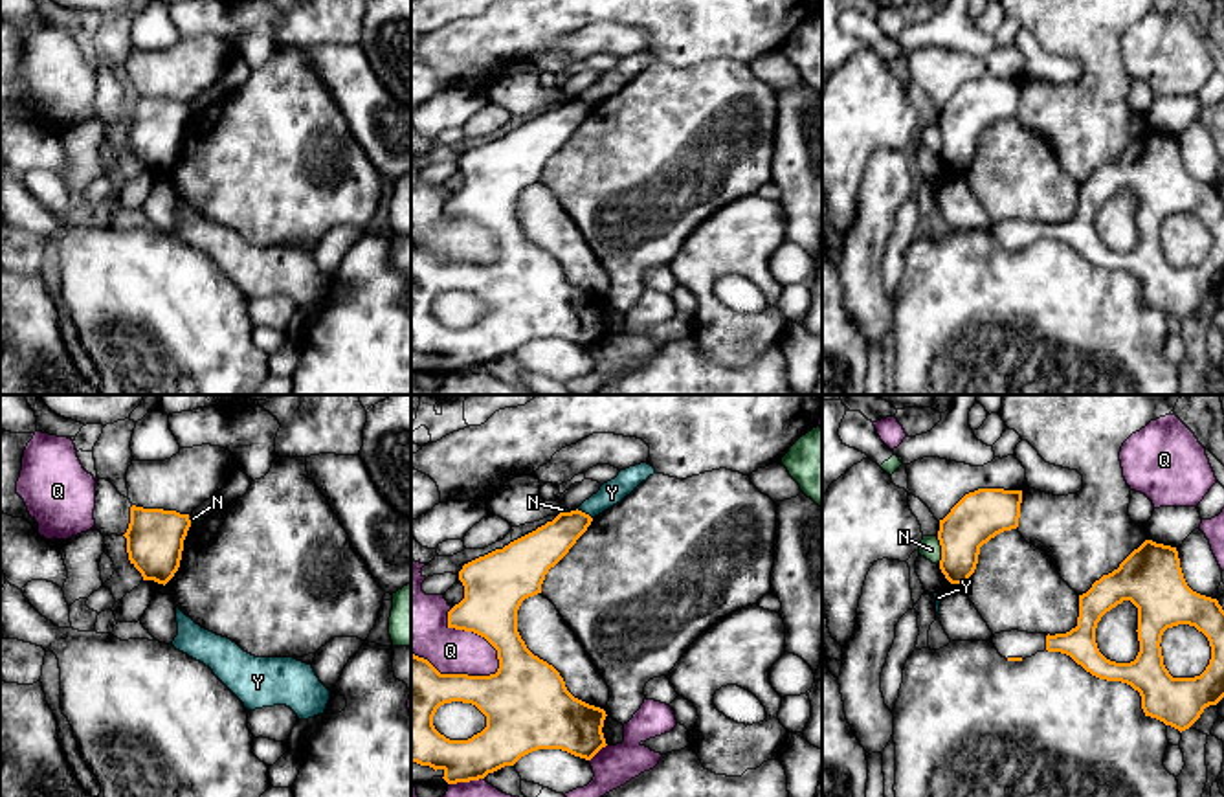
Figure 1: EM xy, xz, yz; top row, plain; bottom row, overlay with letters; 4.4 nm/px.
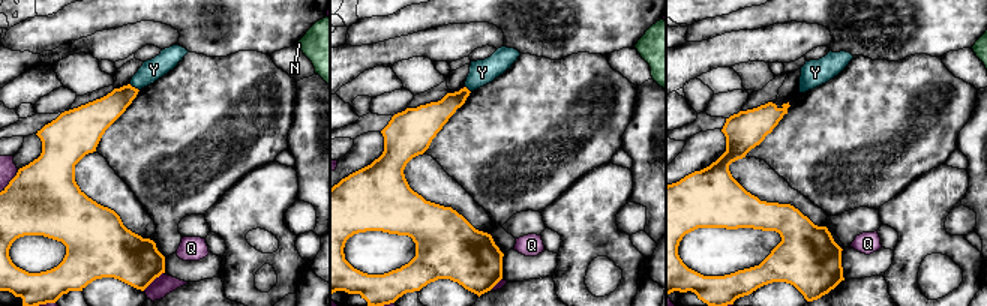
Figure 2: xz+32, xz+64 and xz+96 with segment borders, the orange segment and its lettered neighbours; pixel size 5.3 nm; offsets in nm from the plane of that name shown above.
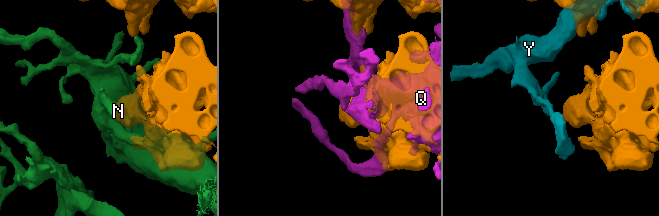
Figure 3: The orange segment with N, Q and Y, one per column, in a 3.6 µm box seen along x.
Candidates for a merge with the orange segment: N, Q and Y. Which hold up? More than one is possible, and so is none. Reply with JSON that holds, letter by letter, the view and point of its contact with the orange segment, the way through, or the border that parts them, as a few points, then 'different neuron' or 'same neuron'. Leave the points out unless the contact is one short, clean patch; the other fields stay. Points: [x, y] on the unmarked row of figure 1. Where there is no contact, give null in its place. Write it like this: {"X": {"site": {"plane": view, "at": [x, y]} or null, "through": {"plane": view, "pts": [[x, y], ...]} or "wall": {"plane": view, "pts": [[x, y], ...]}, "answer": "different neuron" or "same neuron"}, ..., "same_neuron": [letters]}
{"N": {"site": {"plane": "yz", "at": [942, 140]}, "answer": "different neuron"}, "Q": {"site": {"plane": "xz", "at": [456, 263]}, "answer": "different neuron"}, "Y": {"site": {"plane": "xz", "at": [584, 101]}, "wall": {"plane": "xz", "pts": [[577, 98], [591, 107]]}, "answer": "different neuron"}, "same_neuron": []}

